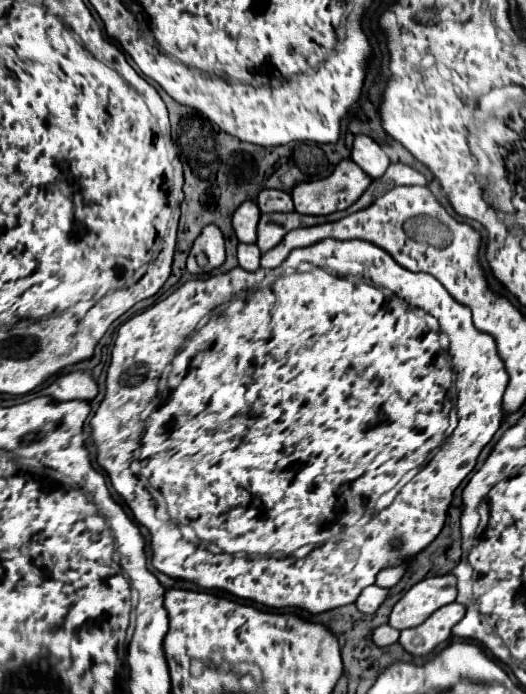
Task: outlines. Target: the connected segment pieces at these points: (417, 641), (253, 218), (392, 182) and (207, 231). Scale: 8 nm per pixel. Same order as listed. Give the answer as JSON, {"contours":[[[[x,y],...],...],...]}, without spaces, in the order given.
{"contours":[[[[451,602],[437,612],[433,612],[423,624],[403,630],[399,644],[415,656],[425,656],[433,652],[441,642],[451,638],[453,626],[465,616],[465,606],[459,602]]],[[[247,200],[243,202],[235,214],[233,214],[233,230],[239,238],[239,242],[245,244],[255,244],[257,242],[257,224],[259,224],[259,208],[255,202]]],[[[391,164],[391,166],[387,168],[387,172],[385,172],[381,178],[377,178],[377,180],[371,184],[371,188],[369,188],[351,208],[347,208],[347,210],[343,210],[343,212],[335,212],[335,214],[331,214],[331,218],[333,218],[333,220],[339,220],[339,218],[343,218],[343,216],[347,216],[347,214],[353,214],[353,212],[365,208],[367,204],[371,204],[375,198],[383,196],[385,192],[389,192],[391,188],[401,186],[401,184],[427,186],[427,178],[425,178],[421,172],[417,172],[415,168],[407,166],[407,164]]],[[[209,224],[207,228],[203,228],[201,236],[195,240],[189,252],[187,270],[193,276],[203,276],[219,268],[223,262],[225,262],[225,238],[217,226]]]]}

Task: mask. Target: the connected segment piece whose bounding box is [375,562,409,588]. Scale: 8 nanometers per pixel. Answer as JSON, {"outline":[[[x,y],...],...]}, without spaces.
{"outline":[[[401,562],[401,564],[397,564],[397,566],[381,568],[381,570],[379,570],[379,574],[377,574],[375,584],[377,584],[377,586],[381,586],[381,588],[391,588],[391,586],[395,586],[395,584],[401,580],[401,576],[405,574],[407,564],[409,564],[409,562]]]}

